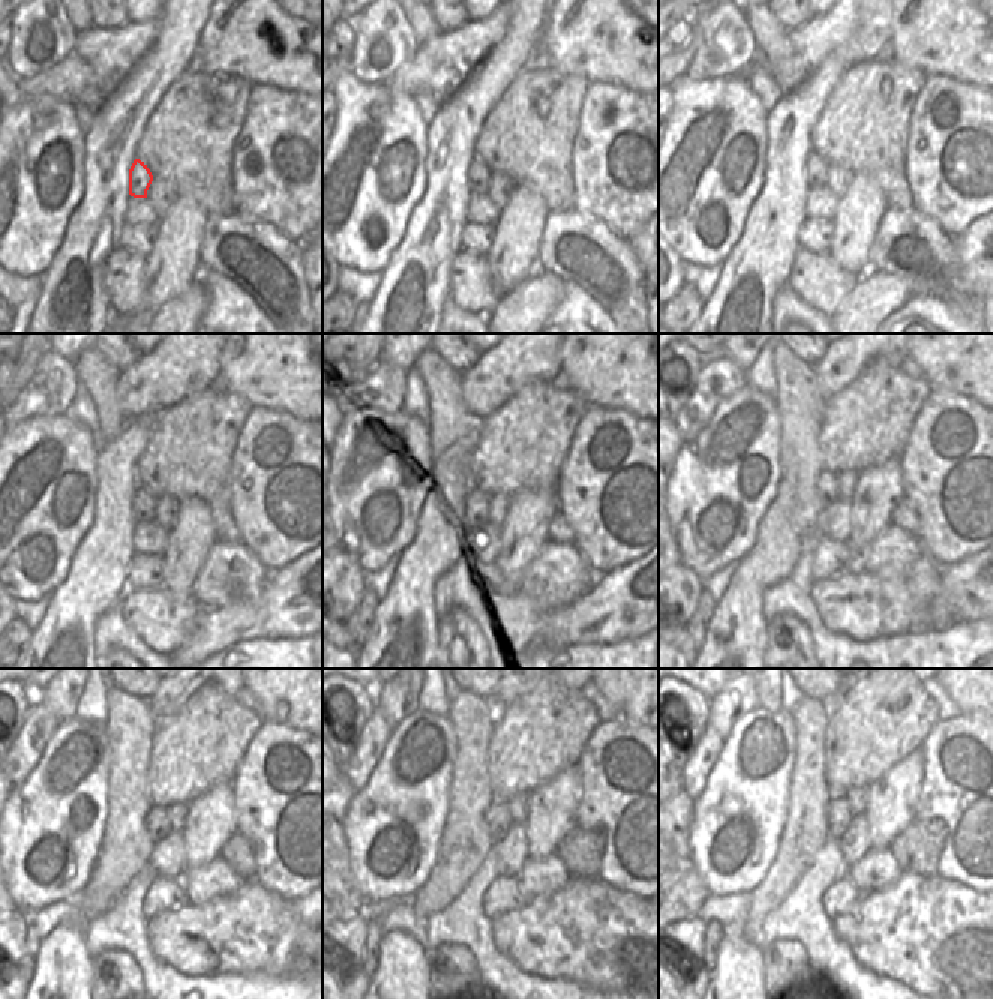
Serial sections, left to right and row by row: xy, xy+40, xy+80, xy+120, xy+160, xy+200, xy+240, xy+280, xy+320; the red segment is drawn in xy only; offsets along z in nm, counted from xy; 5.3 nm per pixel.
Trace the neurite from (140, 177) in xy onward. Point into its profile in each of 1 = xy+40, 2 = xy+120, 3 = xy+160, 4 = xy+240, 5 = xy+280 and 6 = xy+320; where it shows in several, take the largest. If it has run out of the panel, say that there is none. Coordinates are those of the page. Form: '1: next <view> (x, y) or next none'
1: next xy+40 (479, 176)
2: next xy+120 (143, 504)
3: next xy+160 (479, 500)
4: next xy+240 (156, 821)
5: next xy+280 (498, 821)
6: next xy+320 (840, 816)

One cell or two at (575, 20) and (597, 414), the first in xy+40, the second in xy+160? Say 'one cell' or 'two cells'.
two cells

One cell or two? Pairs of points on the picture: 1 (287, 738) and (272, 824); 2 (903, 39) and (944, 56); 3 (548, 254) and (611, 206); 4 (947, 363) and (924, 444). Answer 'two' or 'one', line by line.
1: one
2: one
3: two
4: two

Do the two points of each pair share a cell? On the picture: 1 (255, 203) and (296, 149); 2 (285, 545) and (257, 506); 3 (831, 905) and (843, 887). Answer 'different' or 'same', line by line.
1: same
2: same
3: same

